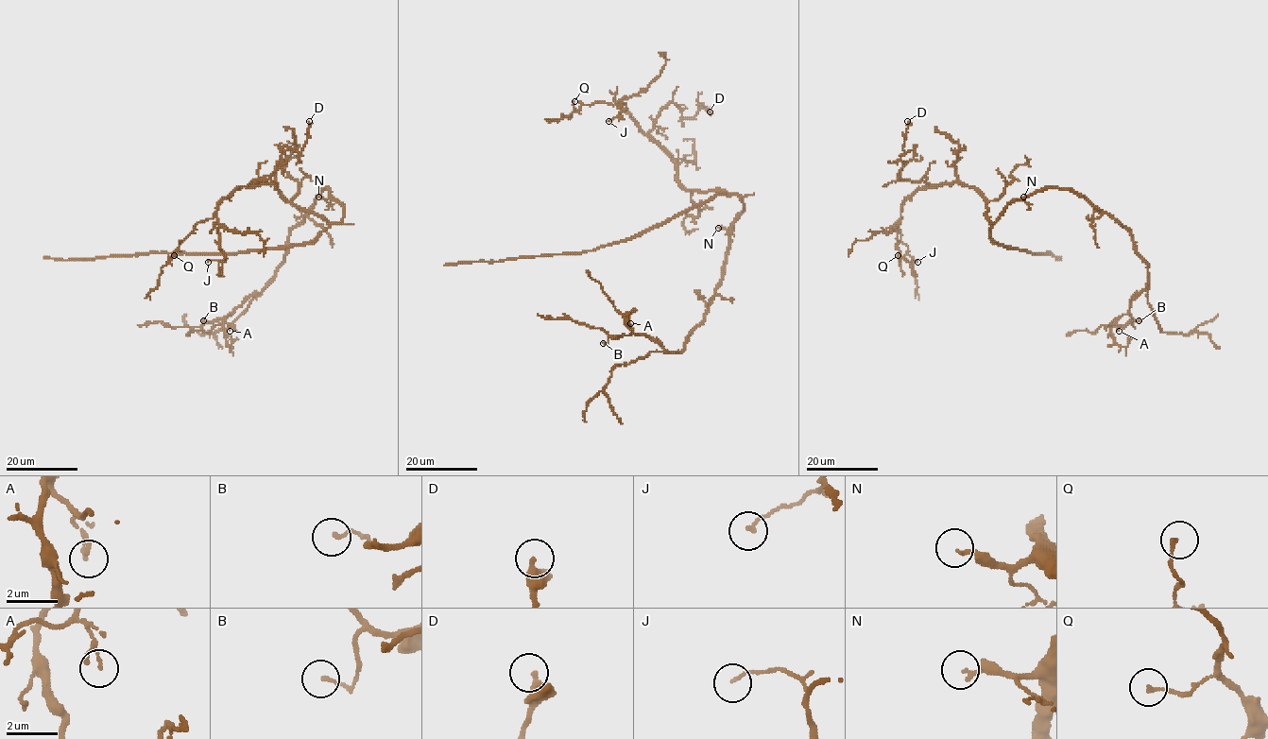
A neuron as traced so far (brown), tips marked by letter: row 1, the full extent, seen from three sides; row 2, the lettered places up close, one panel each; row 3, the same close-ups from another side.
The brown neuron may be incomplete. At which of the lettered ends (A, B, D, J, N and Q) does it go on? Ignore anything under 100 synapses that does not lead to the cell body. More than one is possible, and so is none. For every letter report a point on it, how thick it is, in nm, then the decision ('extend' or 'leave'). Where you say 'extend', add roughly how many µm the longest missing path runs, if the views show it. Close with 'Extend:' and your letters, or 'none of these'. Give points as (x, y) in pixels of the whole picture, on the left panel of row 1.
A: place (230, 331); calibre 70 nm; leave
B: place (203, 320); calibre 130 nm; leave
D: place (309, 121); calibre 400 nm; leave
J: place (208, 262); calibre 110 nm; leave
N: place (318, 197); calibre 170 nm; leave
Q: place (174, 255); calibre 140 nm; leave
Extend: none of these

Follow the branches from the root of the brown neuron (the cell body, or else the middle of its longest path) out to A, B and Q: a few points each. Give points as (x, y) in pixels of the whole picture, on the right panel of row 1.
A: (1019, 198), (1047, 187), (1071, 189), (1129, 232), (1135, 250), (1147, 263), (1148, 285), (1116, 319), (1119, 331)
B: (1019, 198), (1047, 187), (1071, 189), (1129, 232), (1147, 263), (1148, 285), (1130, 308), (1132, 321), (1139, 320)
Q: (1019, 198), (990, 223), (986, 201), (973, 187), (919, 187), (901, 207), (898, 223), (907, 251), (898, 255)

